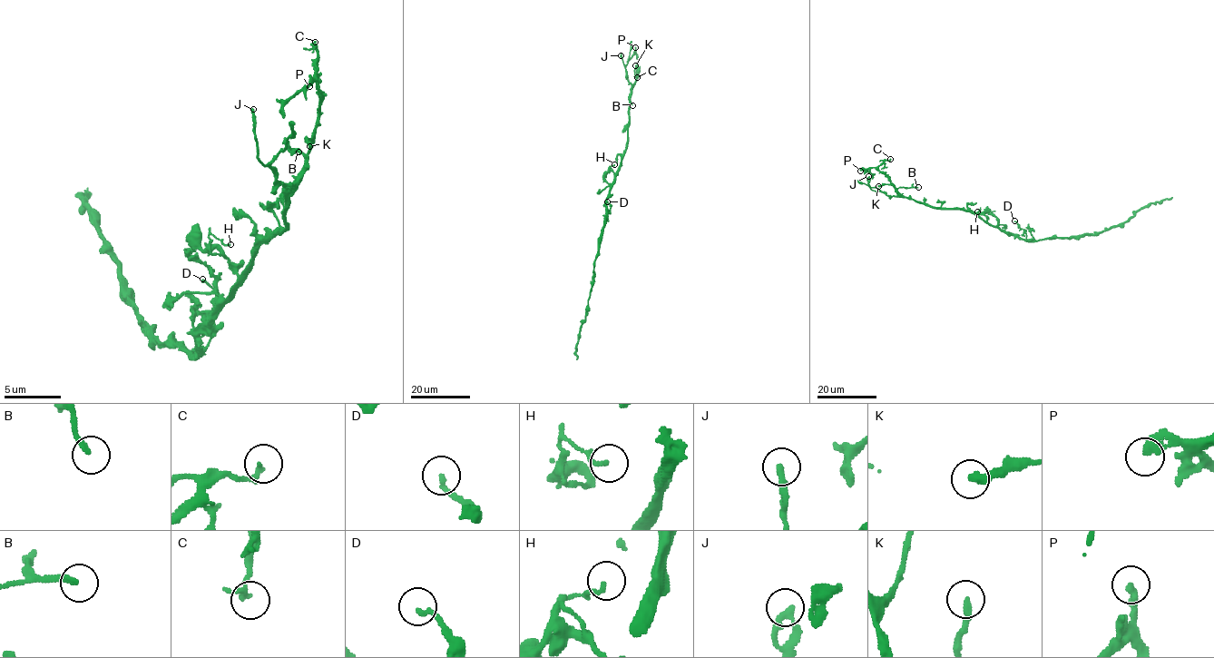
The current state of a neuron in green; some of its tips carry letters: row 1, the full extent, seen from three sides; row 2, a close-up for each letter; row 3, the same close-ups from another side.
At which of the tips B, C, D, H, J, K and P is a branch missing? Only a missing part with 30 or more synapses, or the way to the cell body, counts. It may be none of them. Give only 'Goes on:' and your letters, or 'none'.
Goes on: D

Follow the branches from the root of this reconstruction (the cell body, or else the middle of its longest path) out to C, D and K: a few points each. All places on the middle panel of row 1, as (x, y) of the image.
C: (608, 195), (625, 149), (631, 89), (638, 75), (638, 65), (637, 77)
D: (608, 195), (606, 211), (610, 213), (611, 205), (607, 201)
K: (608, 195), (625, 149), (631, 89), (636, 79), (635, 65)

